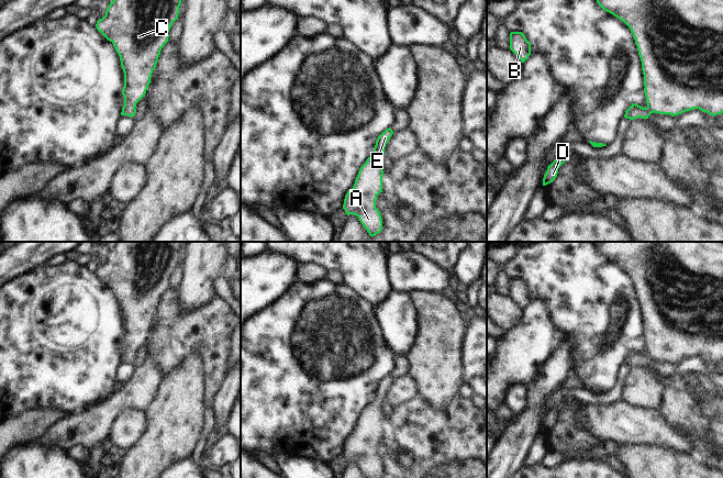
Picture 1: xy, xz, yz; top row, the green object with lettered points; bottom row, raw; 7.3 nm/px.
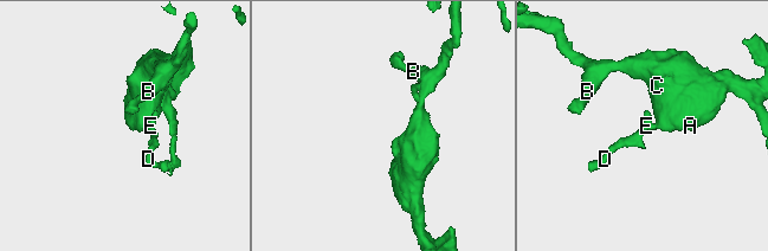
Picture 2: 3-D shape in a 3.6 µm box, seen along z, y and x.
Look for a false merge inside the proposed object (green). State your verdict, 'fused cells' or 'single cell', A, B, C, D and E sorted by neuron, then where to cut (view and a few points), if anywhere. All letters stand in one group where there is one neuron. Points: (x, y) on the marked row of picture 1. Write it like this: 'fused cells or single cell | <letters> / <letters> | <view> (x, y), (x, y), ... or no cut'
single cell | A B C D E | no cut

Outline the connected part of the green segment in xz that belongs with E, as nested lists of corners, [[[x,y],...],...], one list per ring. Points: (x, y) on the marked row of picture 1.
[[[389,127],[378,136],[374,155],[360,167],[354,187],[347,191],[344,199],[343,209],[346,214],[356,215],[371,237],[382,230],[382,219],[376,208],[376,200],[382,192],[383,170],[380,163],[392,134],[393,131]]]

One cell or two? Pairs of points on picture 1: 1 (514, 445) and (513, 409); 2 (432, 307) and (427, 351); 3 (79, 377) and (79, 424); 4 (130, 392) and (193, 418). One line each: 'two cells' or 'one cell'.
1: two cells
2: one cell
3: two cells
4: two cells

